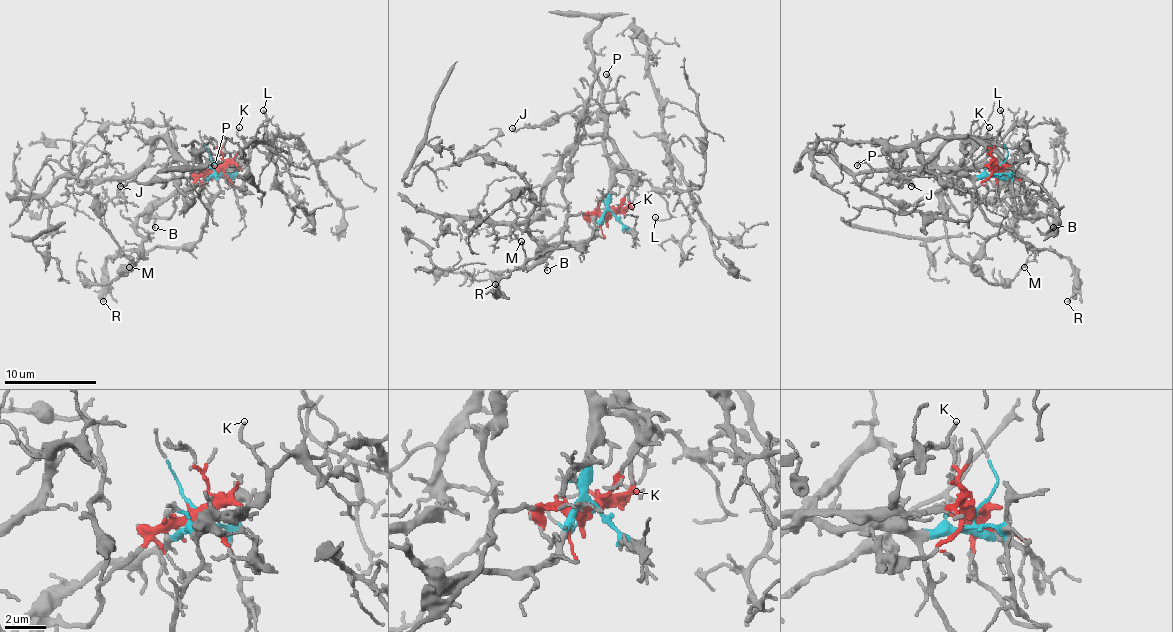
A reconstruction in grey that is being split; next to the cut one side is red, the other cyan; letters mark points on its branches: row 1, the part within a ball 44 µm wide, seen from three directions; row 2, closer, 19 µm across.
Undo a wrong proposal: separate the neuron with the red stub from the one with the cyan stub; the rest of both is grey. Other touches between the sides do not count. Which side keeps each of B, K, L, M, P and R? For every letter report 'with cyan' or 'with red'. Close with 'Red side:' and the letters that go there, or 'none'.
B: with red
K: with red
L: with red
M: with cyan
P: with cyan
R: with cyan
Red side: B, K, L

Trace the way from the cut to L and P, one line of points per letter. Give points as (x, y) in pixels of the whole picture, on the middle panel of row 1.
L: (608, 216), (629, 205), (629, 184), (638, 179), (650, 184), (670, 214), (661, 221), (654, 216)
P: (608, 216), (611, 158), (604, 142), (604, 89), (611, 80), (606, 73)

